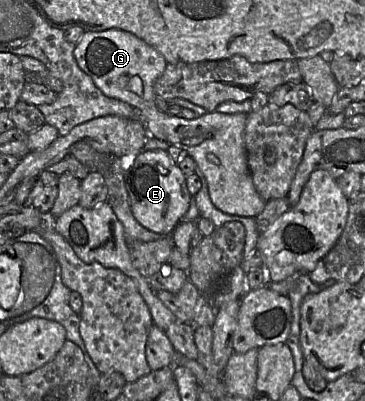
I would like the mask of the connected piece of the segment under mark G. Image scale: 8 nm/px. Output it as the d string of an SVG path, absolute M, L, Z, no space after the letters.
M117 28L96 32L87 31L75 45L74 57L79 68L91 77L95 86L104 95L126 102L137 110L138 118L143 121L148 136L167 142L170 146L178 147L196 162L206 179L210 199L216 208L229 215L253 218L264 210L267 202L255 189L247 162L244 130L248 114L223 114L214 111L188 120L160 111L155 104L154 84L168 63L160 52L128 31Z

